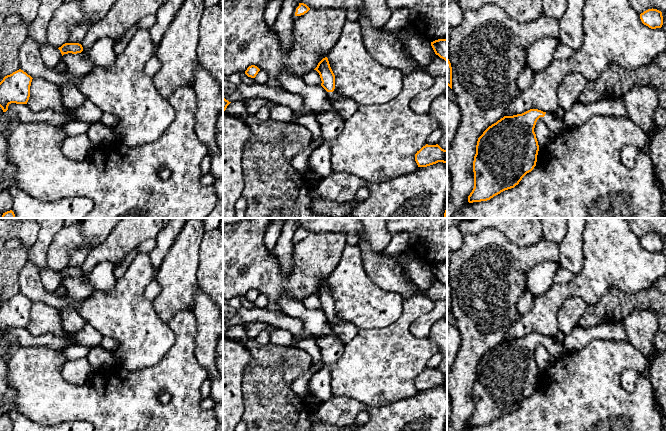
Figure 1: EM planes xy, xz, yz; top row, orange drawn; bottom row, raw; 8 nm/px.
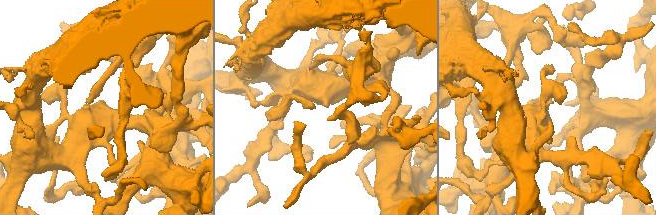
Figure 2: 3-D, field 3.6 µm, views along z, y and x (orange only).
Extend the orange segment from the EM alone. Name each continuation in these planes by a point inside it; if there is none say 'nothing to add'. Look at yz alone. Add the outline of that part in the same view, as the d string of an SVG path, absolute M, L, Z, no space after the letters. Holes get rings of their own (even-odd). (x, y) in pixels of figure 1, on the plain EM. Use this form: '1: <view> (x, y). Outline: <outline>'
1: yz (555, 348). Outline: M546 336L545 340L539 343L543 344L555 359L560 358L567 352L563 343L557 341L555 337Z

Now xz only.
1: xz (345, 331). Outline: M335 313L333 316L326 315L326 318L329 327L343 345L350 342L357 335L359 329L352 323L339 320Z

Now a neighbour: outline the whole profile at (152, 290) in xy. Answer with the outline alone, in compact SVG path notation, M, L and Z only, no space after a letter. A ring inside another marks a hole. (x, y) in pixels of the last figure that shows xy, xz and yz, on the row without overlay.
M153 279L149 285L145 288L144 296L146 299L153 301L161 292L161 287L158 282Z

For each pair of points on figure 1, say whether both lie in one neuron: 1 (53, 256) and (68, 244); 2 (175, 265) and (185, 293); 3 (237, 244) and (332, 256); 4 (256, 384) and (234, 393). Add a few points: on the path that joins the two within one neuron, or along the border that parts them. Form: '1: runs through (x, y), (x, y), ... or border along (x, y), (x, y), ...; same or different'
1: runs through (57, 252), (64, 245); same
2: runs through (177, 272), (178, 286); same
3: runs through (261, 268), (274, 281), (298, 281), (308, 271); same
4: border along (247, 367), (242, 377), (242, 414); different

